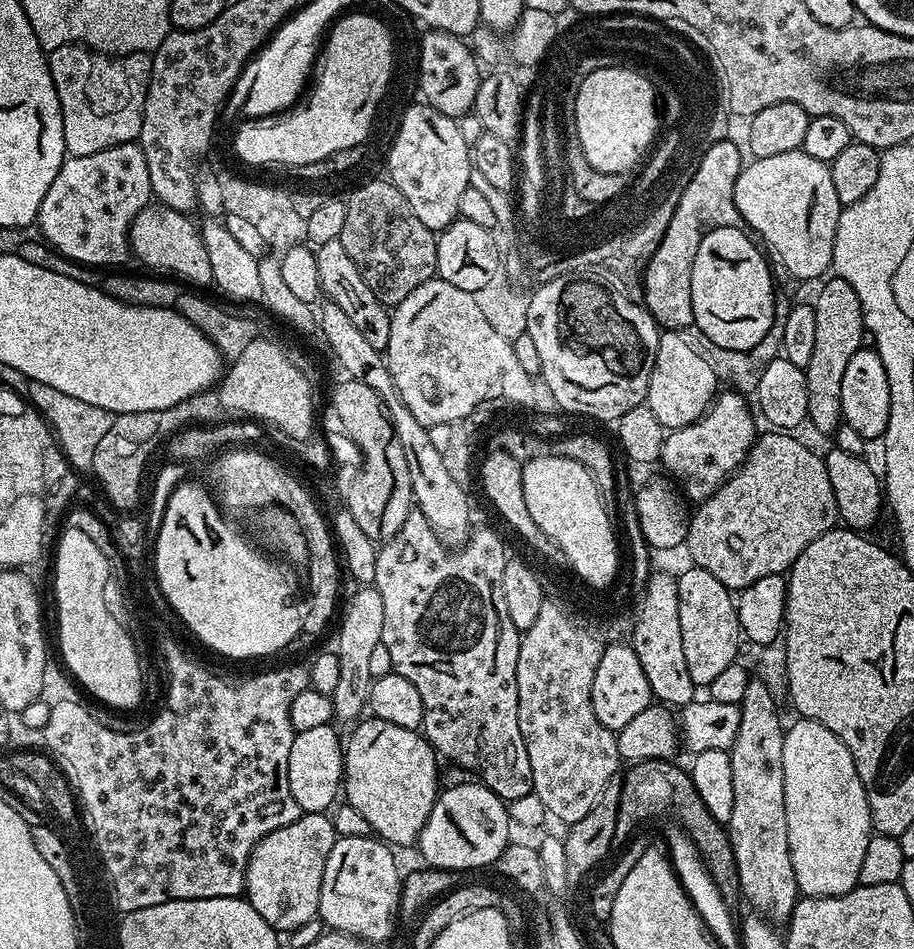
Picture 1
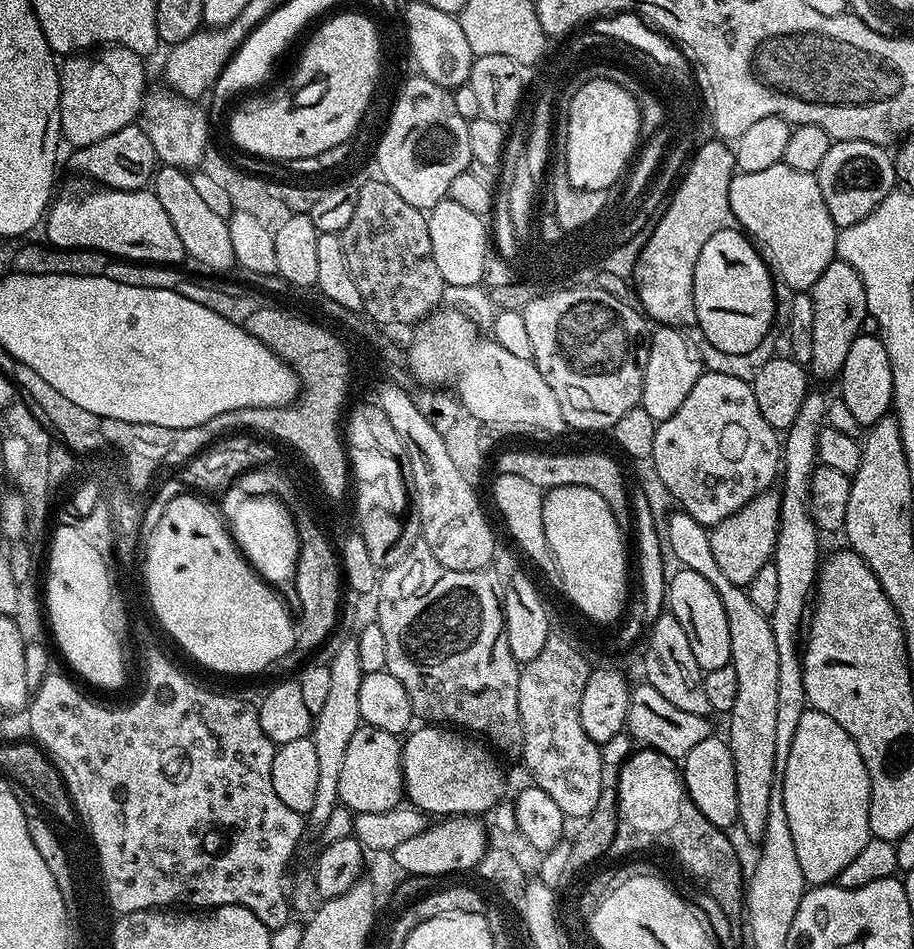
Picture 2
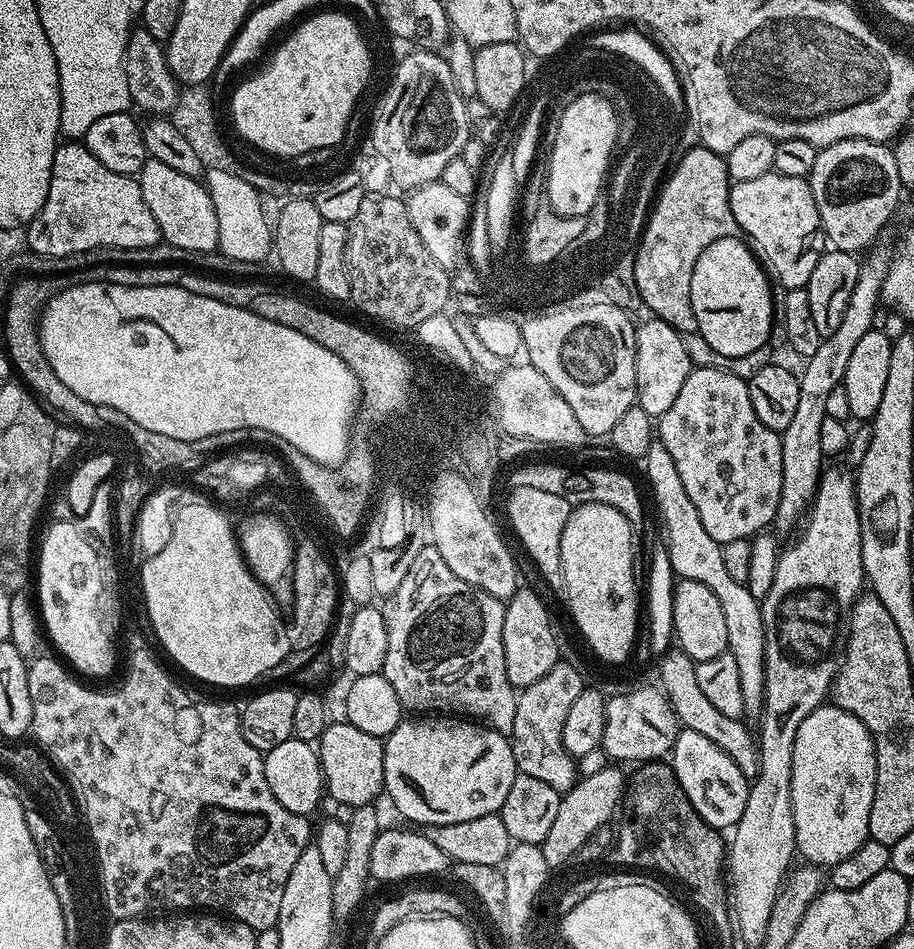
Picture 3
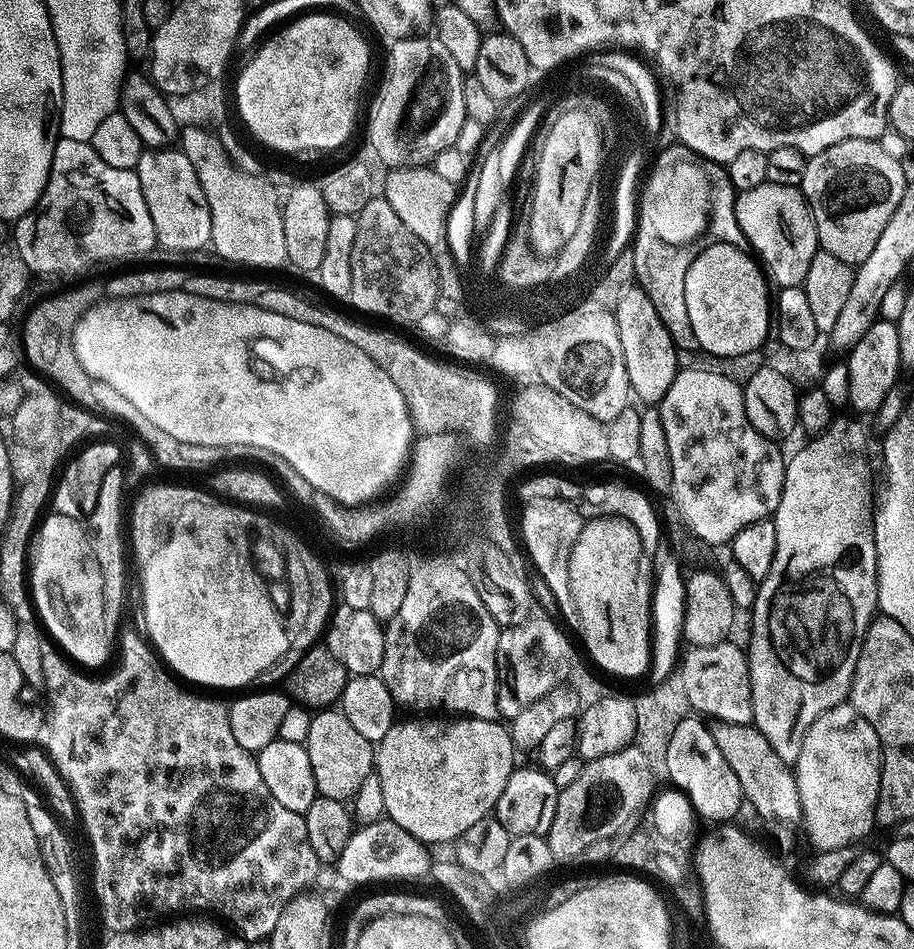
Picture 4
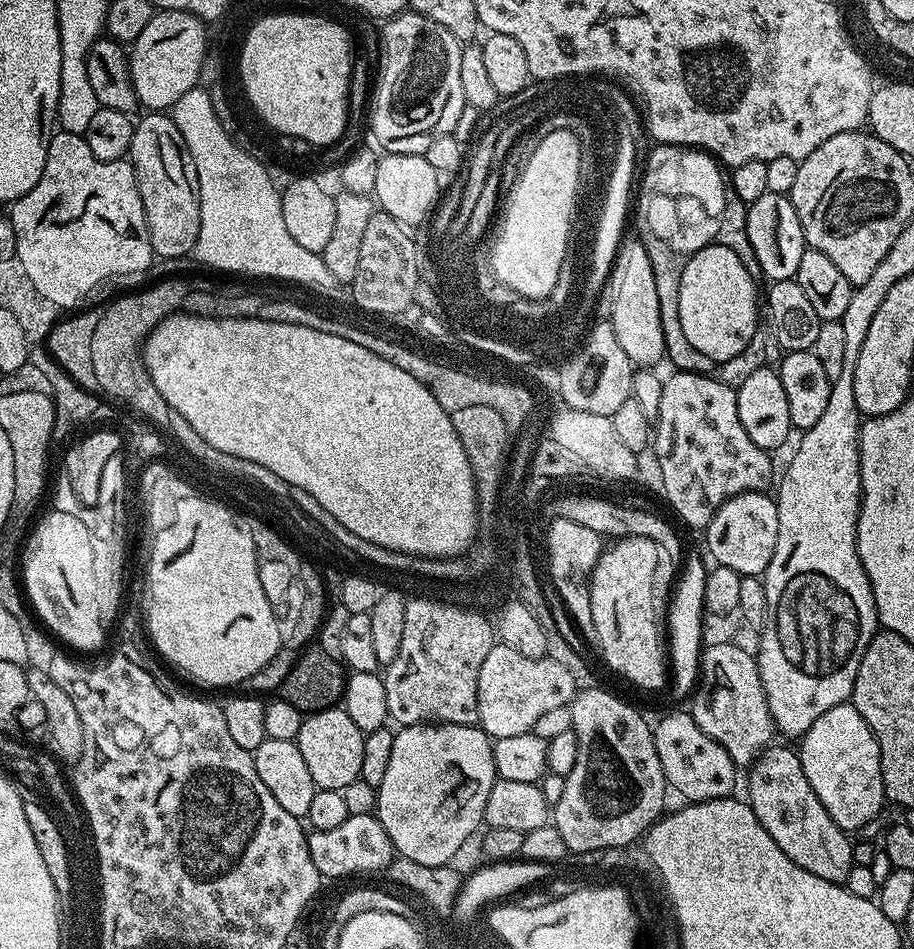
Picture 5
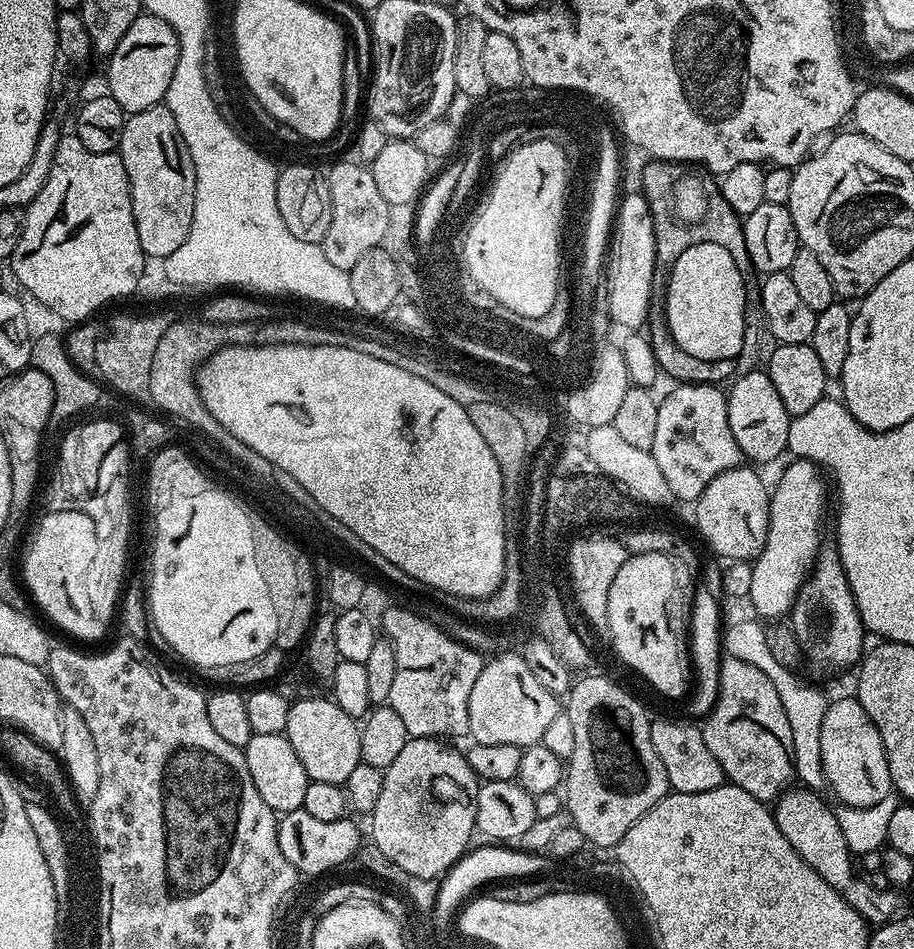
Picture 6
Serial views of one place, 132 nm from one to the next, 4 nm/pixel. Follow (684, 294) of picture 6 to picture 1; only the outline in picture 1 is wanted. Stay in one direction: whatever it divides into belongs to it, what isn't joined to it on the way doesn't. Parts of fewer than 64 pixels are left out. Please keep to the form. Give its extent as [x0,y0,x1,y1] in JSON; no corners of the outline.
[690,226,777,351]

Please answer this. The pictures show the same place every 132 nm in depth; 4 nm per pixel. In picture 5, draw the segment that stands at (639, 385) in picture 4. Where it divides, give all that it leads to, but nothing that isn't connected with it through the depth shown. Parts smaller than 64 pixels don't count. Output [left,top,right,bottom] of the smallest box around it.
[610,238,665,366]

